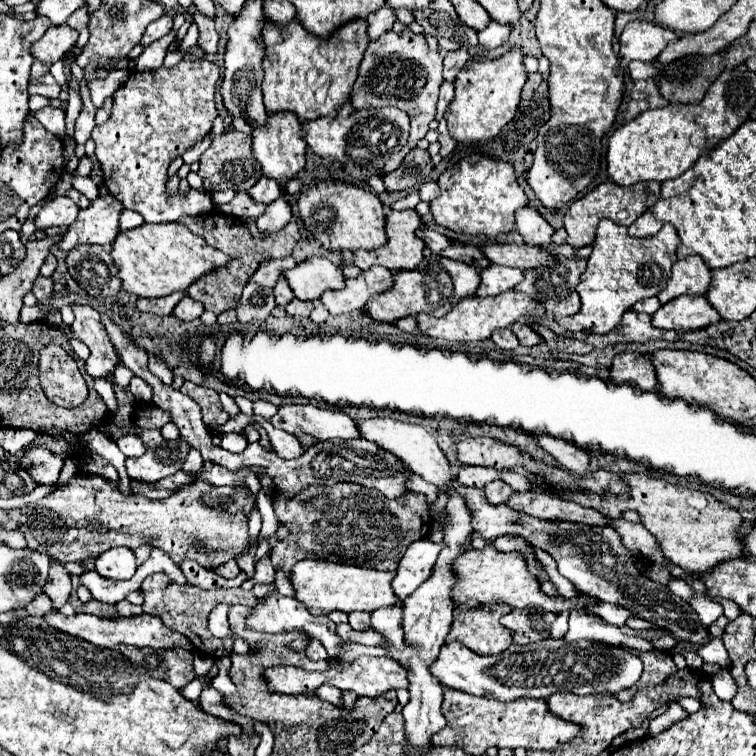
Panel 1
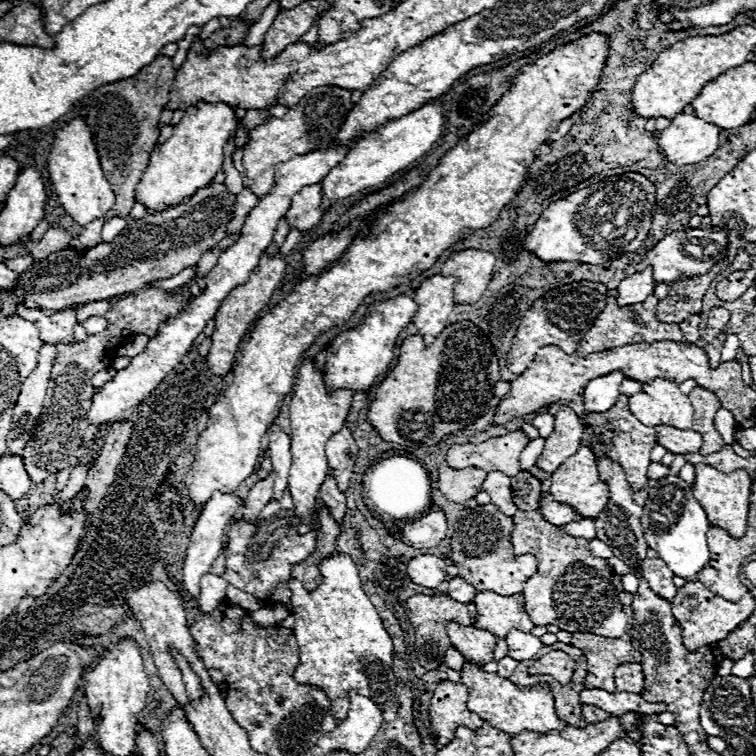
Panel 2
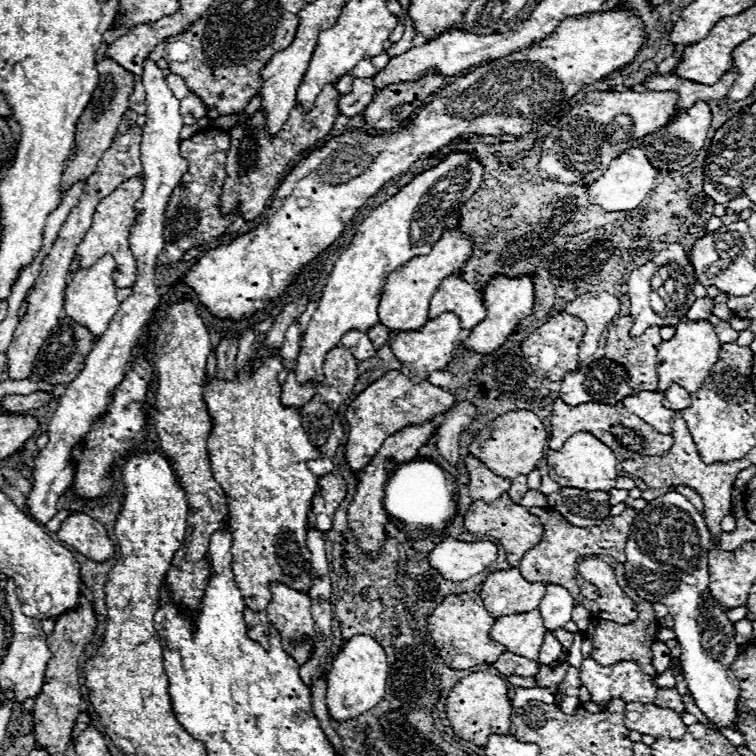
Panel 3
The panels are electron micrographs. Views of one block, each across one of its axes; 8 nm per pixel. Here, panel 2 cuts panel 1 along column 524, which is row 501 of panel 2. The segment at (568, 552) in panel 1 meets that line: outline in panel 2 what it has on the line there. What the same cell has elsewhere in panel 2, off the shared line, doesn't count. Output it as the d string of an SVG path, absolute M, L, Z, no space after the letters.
M520 470L514 478L512 478L512 496L514 496L514 504L520 510L532 510L532 508L540 508L540 486L542 482L532 476L526 470Z

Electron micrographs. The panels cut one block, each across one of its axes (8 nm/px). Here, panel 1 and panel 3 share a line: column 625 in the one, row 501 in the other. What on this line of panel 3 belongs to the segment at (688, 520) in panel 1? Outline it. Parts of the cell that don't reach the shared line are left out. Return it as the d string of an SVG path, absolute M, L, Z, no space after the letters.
M508 494L500 496L492 504L484 504L482 500L474 500L472 506L468 508L466 516L464 516L464 528L470 534L476 534L476 536L492 536L492 538L496 538L498 544L502 546L502 550L506 552L506 562L512 568L518 566L524 552L534 548L542 540L542 534L544 534L544 528L542 528L540 520L536 516L532 516L524 506L514 504L508 498Z

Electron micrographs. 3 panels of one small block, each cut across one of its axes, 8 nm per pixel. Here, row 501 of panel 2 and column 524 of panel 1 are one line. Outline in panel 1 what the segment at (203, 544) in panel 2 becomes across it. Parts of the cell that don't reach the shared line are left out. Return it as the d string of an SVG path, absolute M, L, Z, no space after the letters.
M530 206L520 208L516 212L516 230L524 238L526 244L534 246L548 246L552 242L554 228Z

